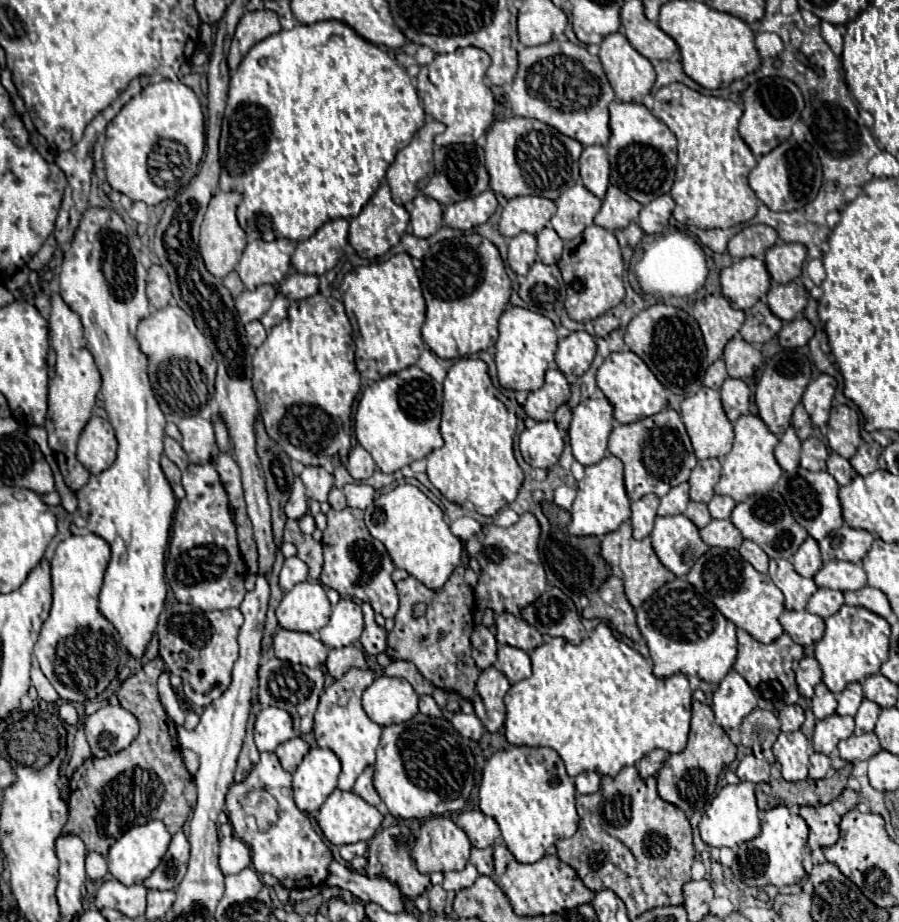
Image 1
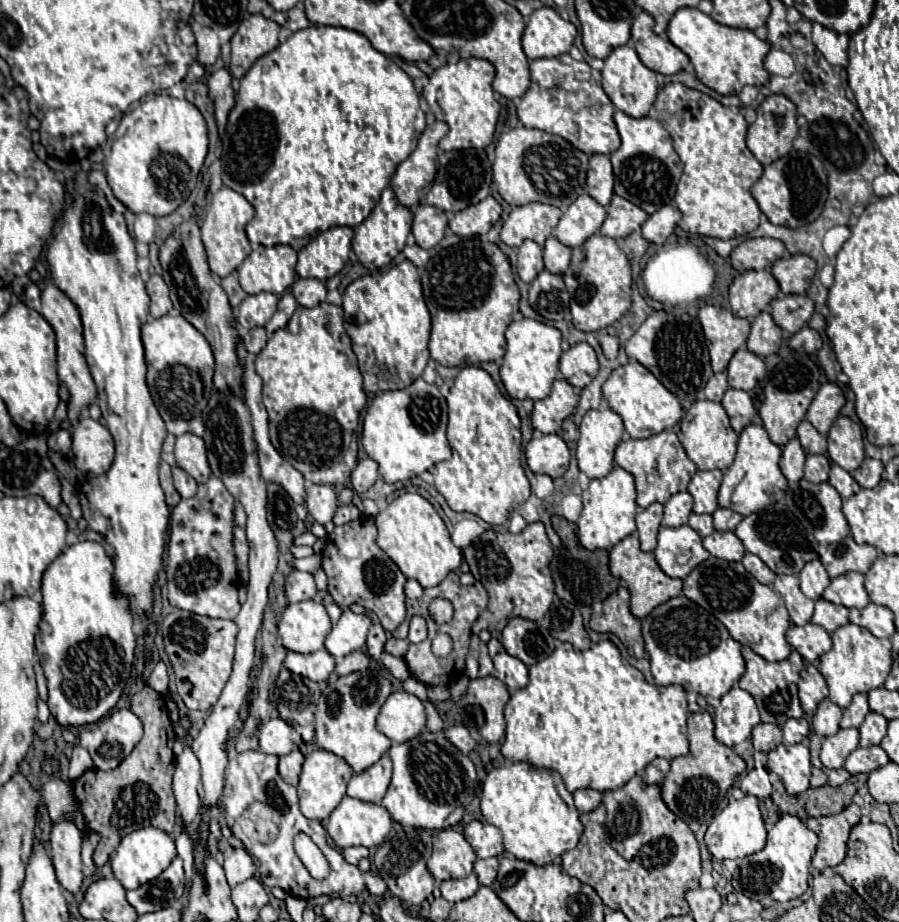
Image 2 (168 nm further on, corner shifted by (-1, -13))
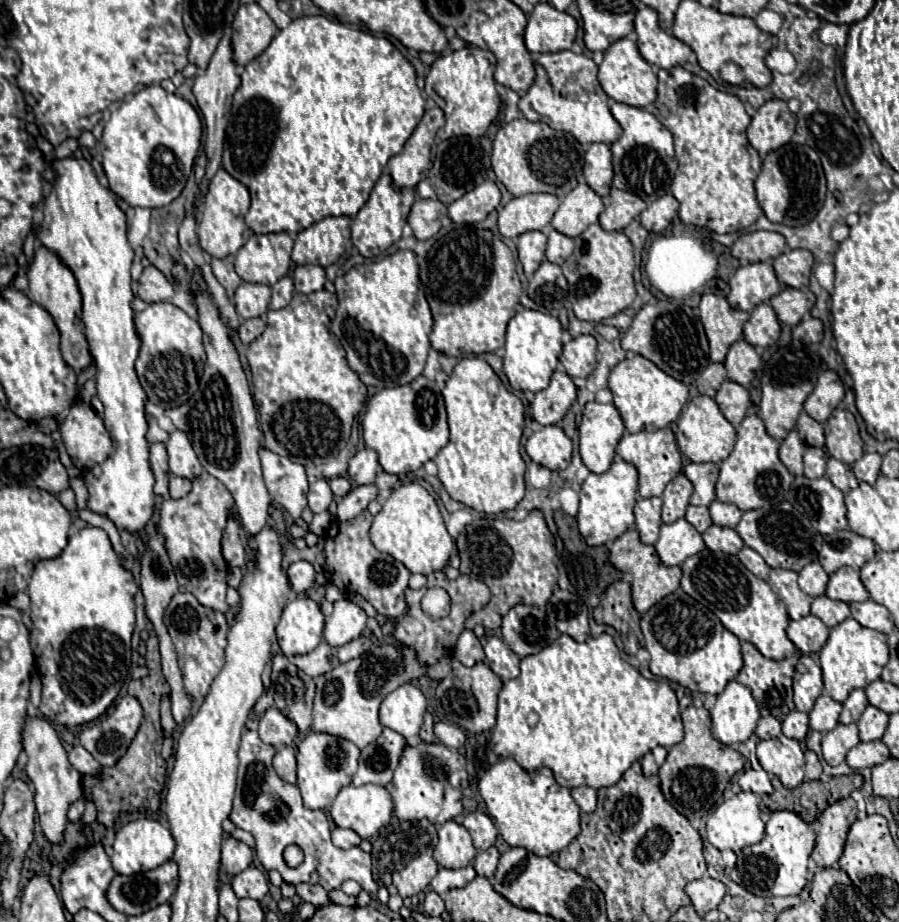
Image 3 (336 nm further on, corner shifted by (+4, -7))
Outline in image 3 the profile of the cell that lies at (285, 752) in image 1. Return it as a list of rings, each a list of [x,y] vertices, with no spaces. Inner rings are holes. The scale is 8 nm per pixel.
[[[291,746],[279,748],[273,758],[273,768],[281,776],[281,780],[295,784],[295,780],[297,780],[297,776],[295,776],[295,750]]]

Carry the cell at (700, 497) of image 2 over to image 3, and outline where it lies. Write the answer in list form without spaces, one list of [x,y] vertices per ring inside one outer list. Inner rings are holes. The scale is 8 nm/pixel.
[[[687,464],[683,474],[691,480],[693,484],[693,494],[691,494],[691,504],[693,506],[709,506],[715,500],[715,482],[719,476],[719,466],[717,464]]]

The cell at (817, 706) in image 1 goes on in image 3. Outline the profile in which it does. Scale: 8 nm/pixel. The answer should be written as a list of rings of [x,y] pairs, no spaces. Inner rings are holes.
[[[823,692],[817,698],[817,702],[815,702],[815,706],[813,706],[811,714],[809,714],[809,720],[811,720],[809,726],[811,726],[811,730],[819,730],[819,732],[833,730],[839,724],[837,722],[839,712],[841,712],[841,704],[835,702],[827,692]]]

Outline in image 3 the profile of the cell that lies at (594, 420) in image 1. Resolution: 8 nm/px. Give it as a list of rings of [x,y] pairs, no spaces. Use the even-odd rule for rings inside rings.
[[[587,378],[587,384],[584,388],[578,390],[578,395],[595,395],[595,400],[587,402],[584,405],[583,414],[581,418],[581,426],[579,426],[579,454],[583,464],[595,472],[595,474],[603,474],[615,456],[615,444],[619,442],[619,438],[625,432],[625,426],[621,422],[621,416],[617,412],[617,408],[613,404],[613,395],[607,386],[599,388],[595,386],[595,382]]]

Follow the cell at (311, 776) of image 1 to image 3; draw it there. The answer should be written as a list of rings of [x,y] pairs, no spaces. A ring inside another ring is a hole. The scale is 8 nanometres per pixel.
[[[309,732],[297,748],[297,786],[301,790],[305,808],[327,810],[337,798],[339,790],[351,784],[353,772],[357,770],[357,760],[359,748],[355,744],[349,744],[337,736]]]

